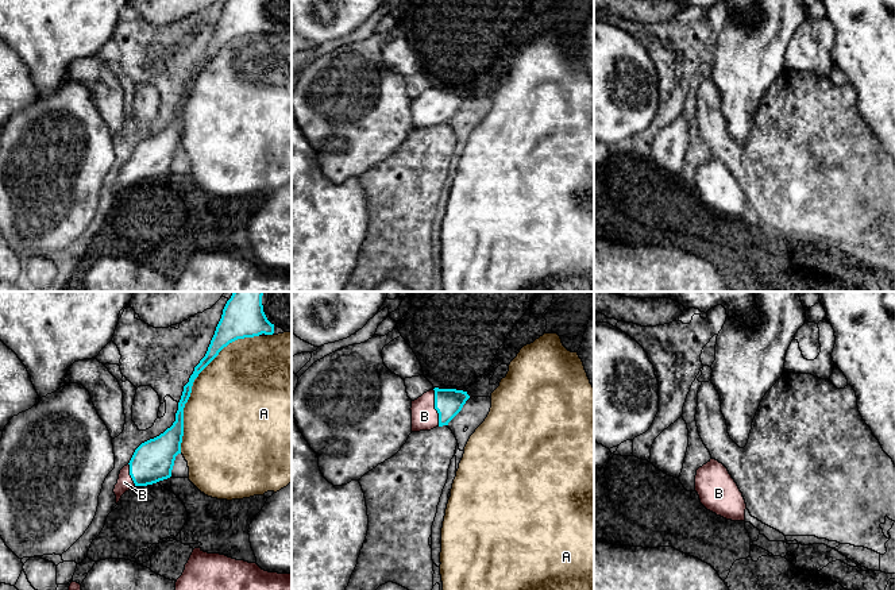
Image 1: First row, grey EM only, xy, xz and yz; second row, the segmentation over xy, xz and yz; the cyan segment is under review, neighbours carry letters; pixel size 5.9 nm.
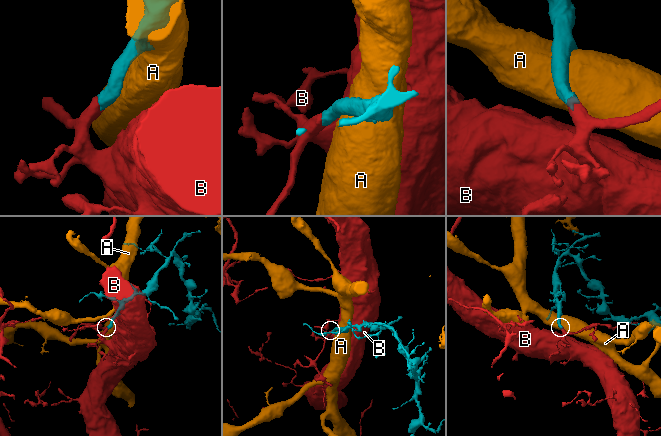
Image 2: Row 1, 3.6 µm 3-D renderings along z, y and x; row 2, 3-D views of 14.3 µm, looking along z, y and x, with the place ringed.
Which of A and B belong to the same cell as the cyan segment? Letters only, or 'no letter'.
B

